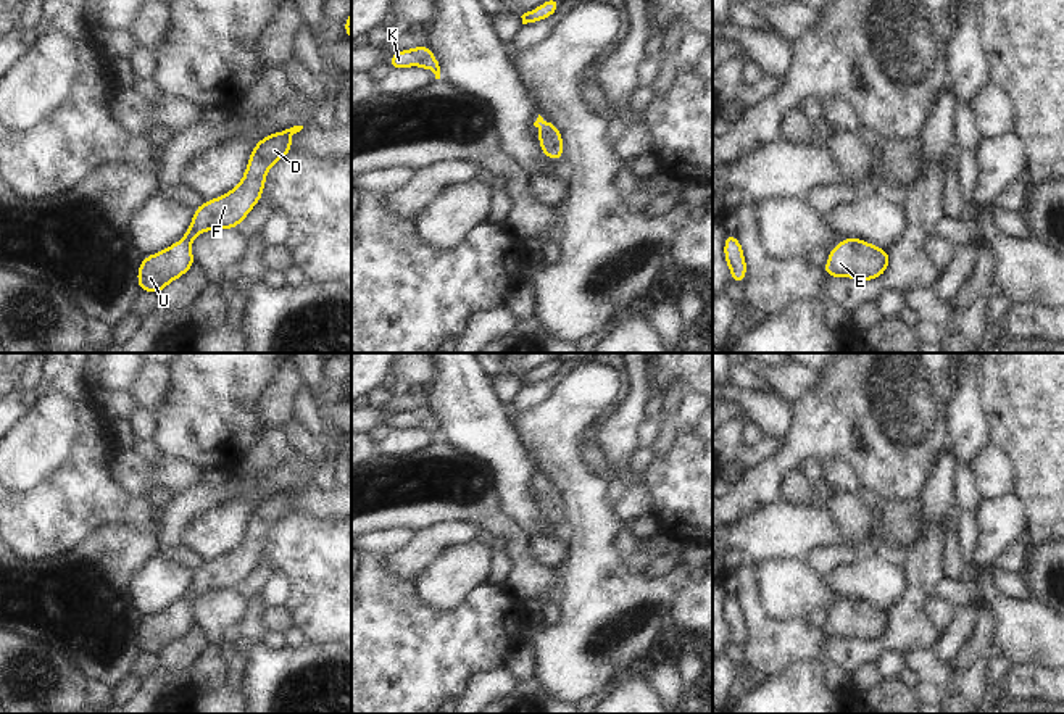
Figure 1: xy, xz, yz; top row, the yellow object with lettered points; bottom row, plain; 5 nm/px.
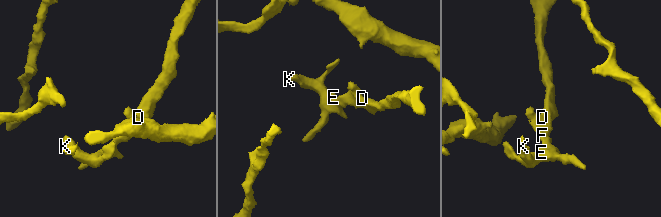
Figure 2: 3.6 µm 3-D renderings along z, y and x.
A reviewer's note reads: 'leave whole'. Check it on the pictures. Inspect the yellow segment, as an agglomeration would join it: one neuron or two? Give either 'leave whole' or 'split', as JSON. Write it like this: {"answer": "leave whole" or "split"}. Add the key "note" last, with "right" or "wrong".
{"answer": "leave whole", "note": "right"}

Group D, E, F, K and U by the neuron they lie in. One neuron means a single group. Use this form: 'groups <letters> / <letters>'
groups D E F K U

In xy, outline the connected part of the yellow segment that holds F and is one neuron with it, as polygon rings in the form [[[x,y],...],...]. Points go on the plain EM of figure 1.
[[[293,487],[284,493],[272,493],[261,500],[250,514],[240,545],[218,559],[203,562],[193,572],[192,585],[179,604],[142,619],[137,632],[140,653],[158,656],[168,645],[182,638],[195,627],[190,606],[198,595],[205,592],[235,590],[248,577],[263,558],[269,529],[295,511],[290,506],[290,498],[301,490],[303,487]]]

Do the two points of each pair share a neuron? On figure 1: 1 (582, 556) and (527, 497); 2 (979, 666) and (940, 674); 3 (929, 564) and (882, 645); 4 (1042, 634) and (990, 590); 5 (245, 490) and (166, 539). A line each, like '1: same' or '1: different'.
1: different
2: same
3: same
4: same
5: same

